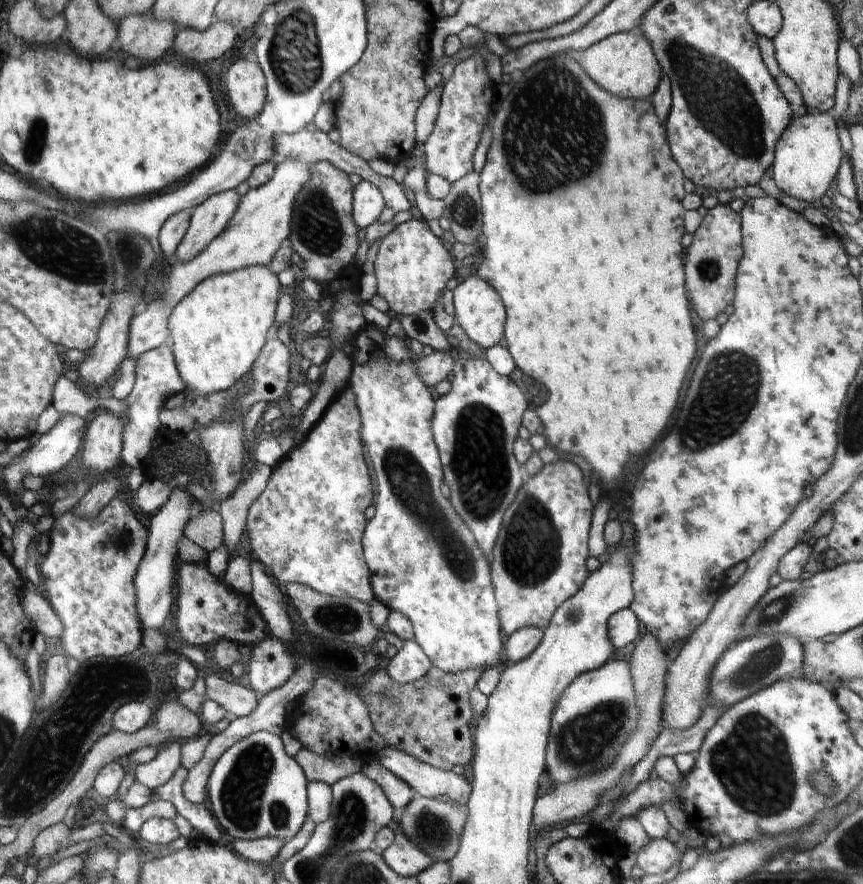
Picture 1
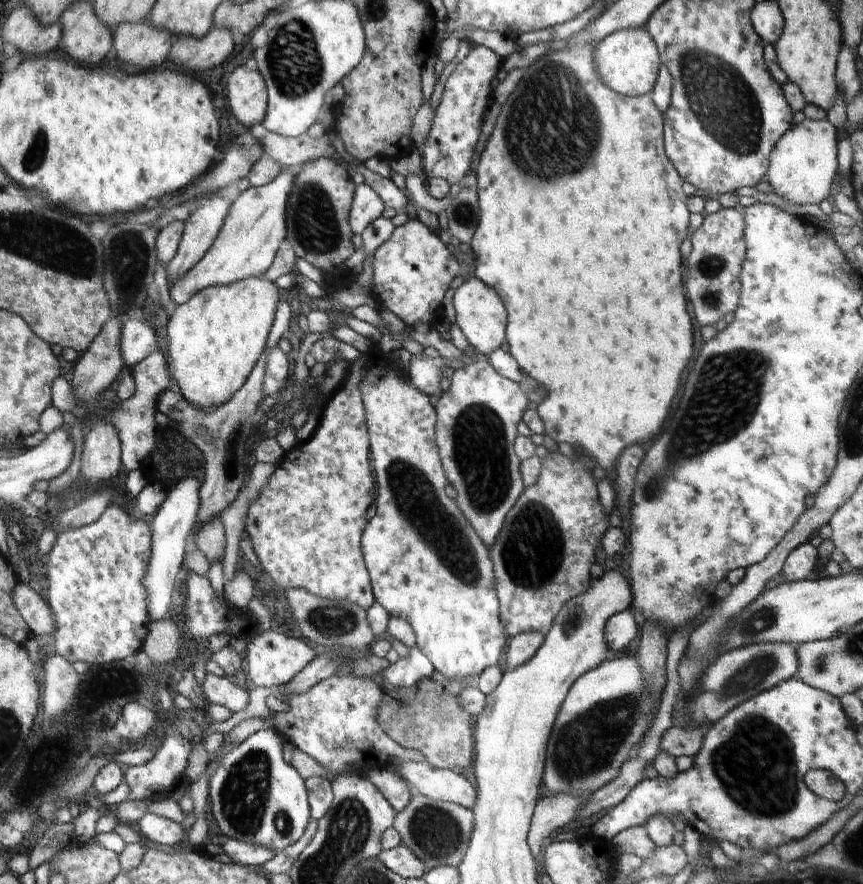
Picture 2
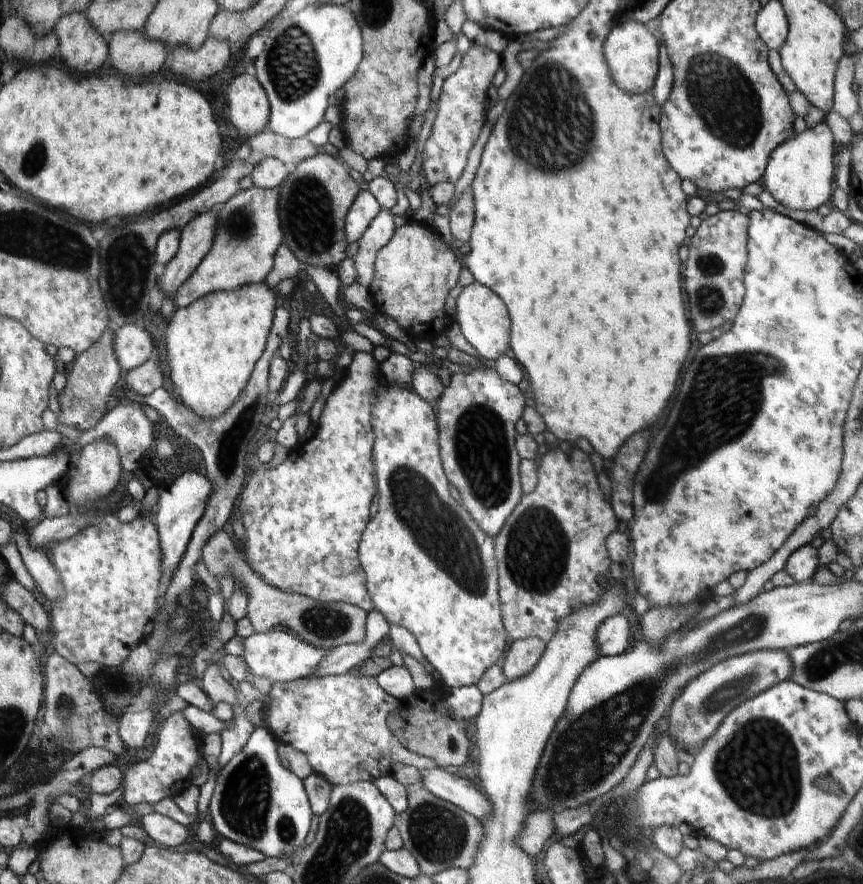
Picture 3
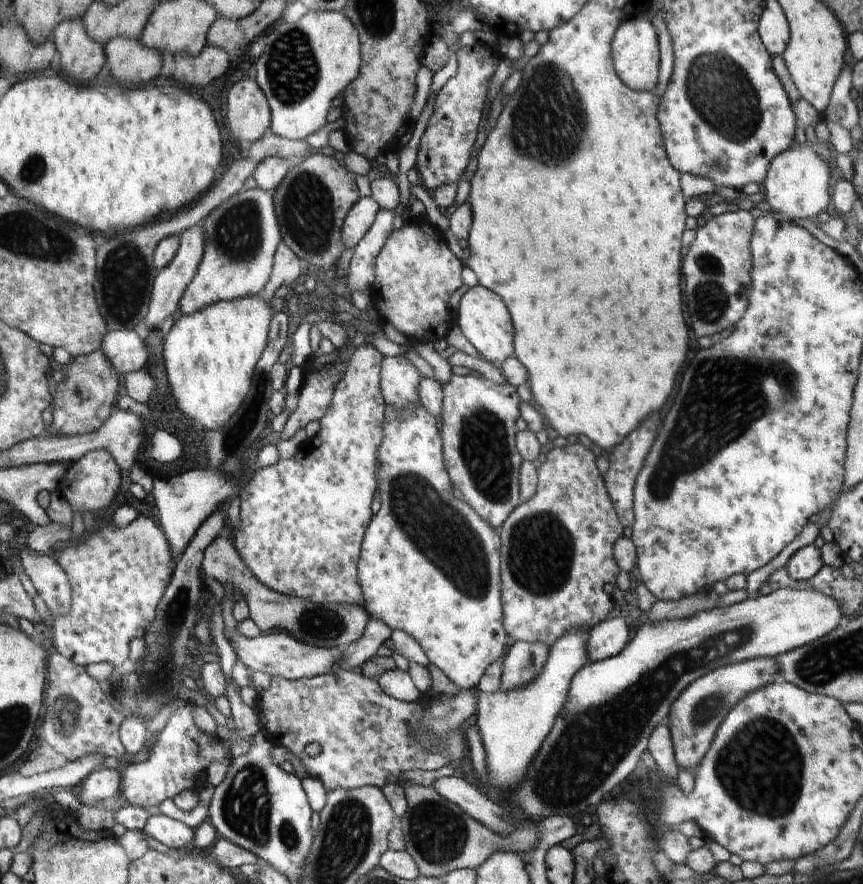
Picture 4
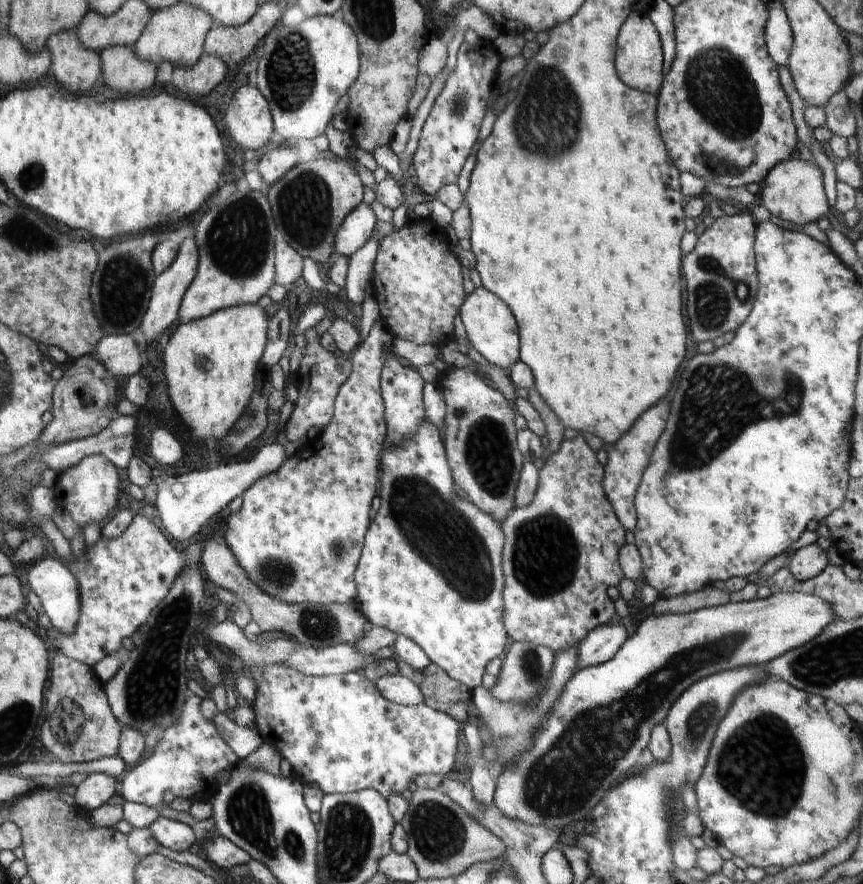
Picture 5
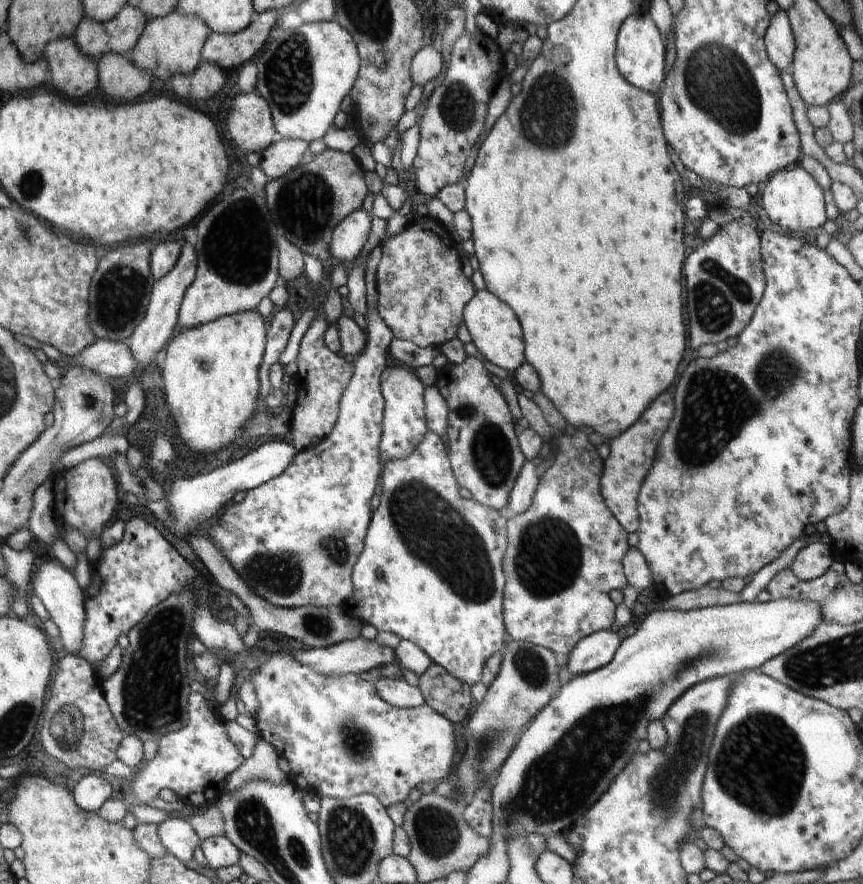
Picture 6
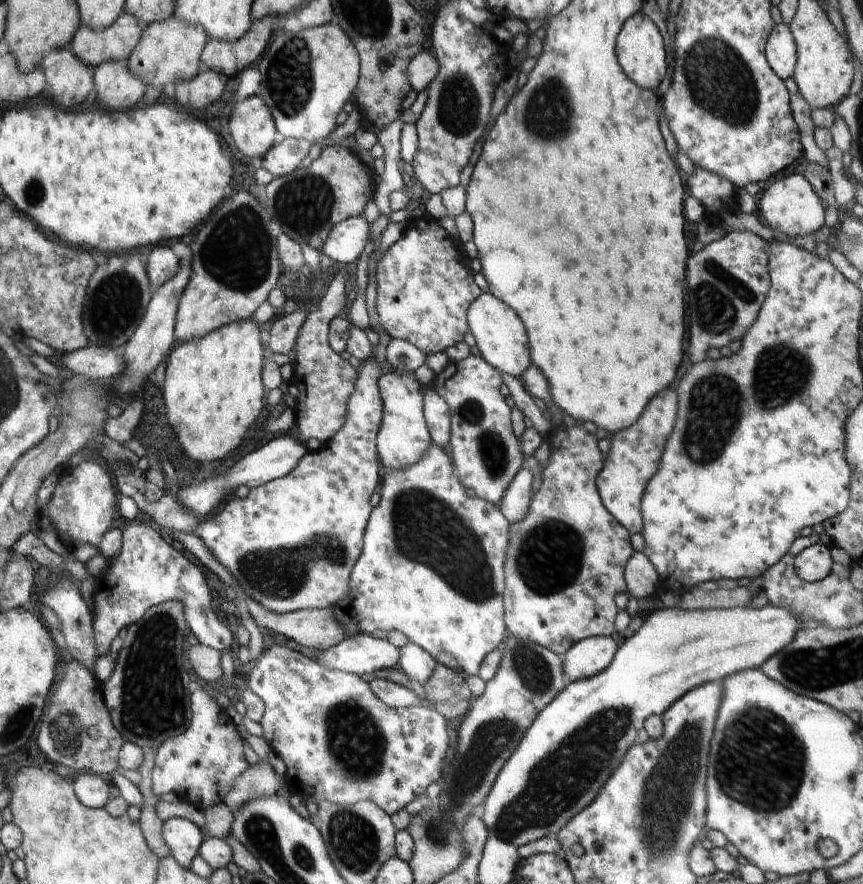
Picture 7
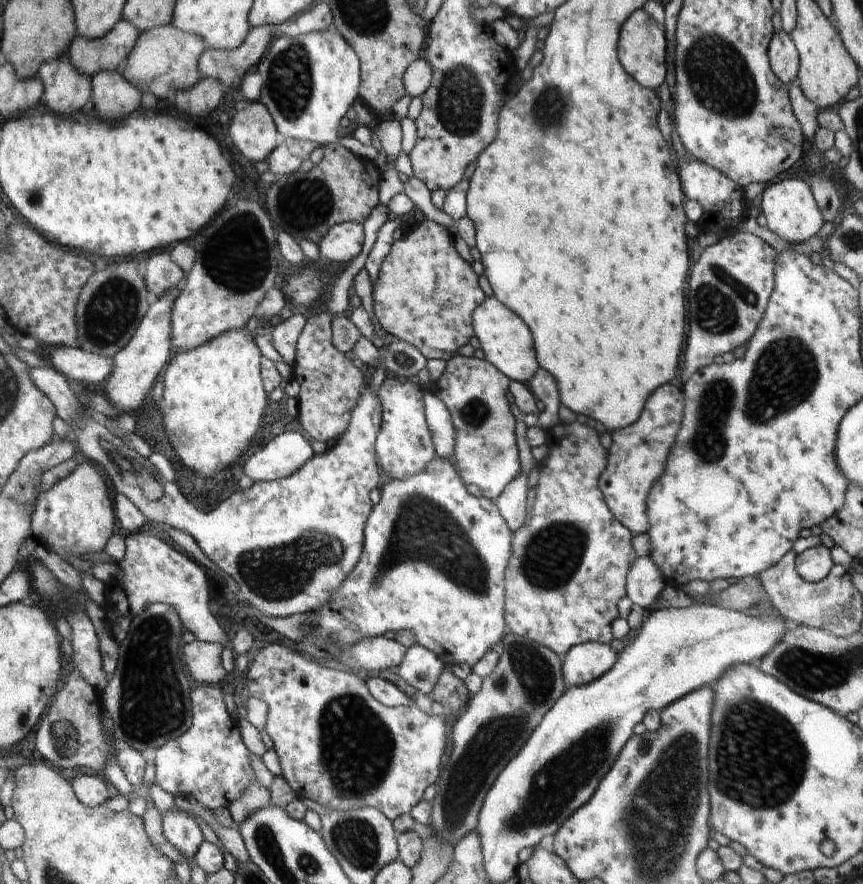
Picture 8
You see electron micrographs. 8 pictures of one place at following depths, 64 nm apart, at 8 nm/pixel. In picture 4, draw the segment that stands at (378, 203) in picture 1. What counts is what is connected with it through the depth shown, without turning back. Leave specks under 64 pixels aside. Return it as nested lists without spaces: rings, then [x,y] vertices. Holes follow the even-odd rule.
[[[360,197],[360,200],[352,206],[340,232],[342,246],[346,250],[354,248],[360,239],[364,238],[364,233],[370,230],[380,209],[380,205],[372,197]]]

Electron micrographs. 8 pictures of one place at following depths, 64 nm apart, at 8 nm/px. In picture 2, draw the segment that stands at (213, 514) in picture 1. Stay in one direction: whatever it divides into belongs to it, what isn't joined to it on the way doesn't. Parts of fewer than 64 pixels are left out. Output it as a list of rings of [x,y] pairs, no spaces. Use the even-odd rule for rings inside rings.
[[[214,520],[202,526],[198,532],[193,532],[191,541],[207,558],[209,564],[223,560],[226,552],[226,532],[221,520]]]

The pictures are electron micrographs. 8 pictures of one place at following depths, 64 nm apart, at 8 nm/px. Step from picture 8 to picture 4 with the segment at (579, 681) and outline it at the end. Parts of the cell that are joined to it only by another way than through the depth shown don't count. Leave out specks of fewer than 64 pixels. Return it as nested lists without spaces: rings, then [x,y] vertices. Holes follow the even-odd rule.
[[[620,616],[600,622],[589,630],[586,637],[588,663],[606,660],[606,658],[620,654],[620,651],[628,646],[628,642],[632,638],[628,635],[624,618],[620,618]]]

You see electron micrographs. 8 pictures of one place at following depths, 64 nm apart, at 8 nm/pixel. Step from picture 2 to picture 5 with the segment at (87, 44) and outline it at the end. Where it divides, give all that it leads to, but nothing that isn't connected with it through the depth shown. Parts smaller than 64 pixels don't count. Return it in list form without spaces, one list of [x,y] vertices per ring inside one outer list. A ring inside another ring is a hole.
[[[63,30],[46,42],[48,52],[54,58],[52,74],[60,86],[76,94],[88,92],[103,69],[99,52],[88,50],[75,30]]]

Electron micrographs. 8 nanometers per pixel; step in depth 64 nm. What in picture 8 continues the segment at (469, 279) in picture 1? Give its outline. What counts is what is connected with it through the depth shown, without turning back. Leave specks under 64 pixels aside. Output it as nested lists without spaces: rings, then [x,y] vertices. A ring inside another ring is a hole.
[[[487,296],[479,306],[476,306],[471,320],[474,335],[480,341],[481,349],[486,355],[485,360],[500,370],[509,380],[524,384],[530,381],[540,366],[536,364],[534,344],[526,324],[495,297]]]

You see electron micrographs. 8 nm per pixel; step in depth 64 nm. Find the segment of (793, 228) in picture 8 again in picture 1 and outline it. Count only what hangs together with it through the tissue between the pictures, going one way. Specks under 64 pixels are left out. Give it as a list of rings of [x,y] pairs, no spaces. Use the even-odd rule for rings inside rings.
[[[827,112],[793,117],[776,144],[769,173],[784,194],[812,203],[828,192],[843,157],[837,128]]]

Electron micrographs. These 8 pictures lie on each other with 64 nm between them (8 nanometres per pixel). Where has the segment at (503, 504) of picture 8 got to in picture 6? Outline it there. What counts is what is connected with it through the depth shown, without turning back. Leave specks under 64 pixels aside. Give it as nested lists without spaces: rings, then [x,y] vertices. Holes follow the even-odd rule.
[[[526,461],[516,478],[516,483],[510,492],[506,518],[524,513],[532,505],[534,494],[539,486],[538,472],[531,461]]]

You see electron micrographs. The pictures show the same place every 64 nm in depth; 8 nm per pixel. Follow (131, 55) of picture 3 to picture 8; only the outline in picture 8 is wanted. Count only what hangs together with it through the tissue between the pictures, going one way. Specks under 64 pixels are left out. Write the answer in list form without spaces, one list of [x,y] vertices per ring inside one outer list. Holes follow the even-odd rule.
[[[122,70],[116,71],[99,71],[92,76],[91,92],[95,95],[96,110],[106,116],[106,118],[118,118],[133,113],[141,107],[141,99],[143,92],[139,87],[133,86],[122,76]]]

